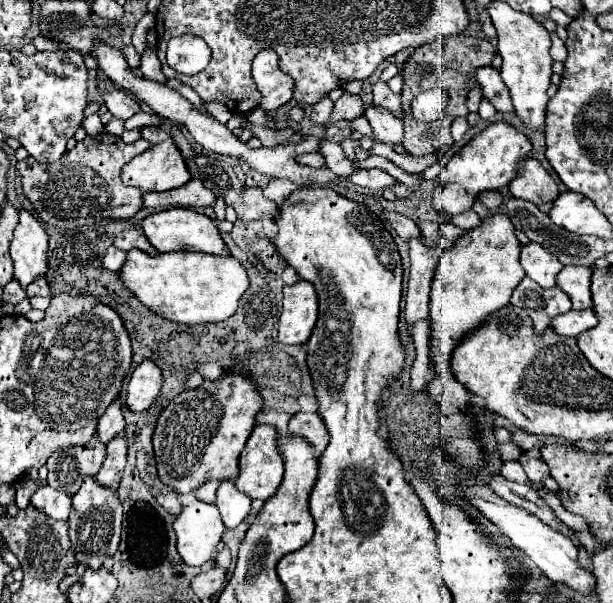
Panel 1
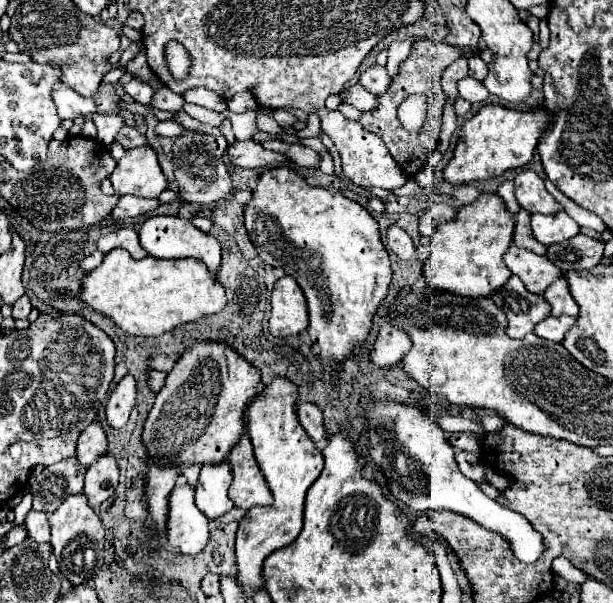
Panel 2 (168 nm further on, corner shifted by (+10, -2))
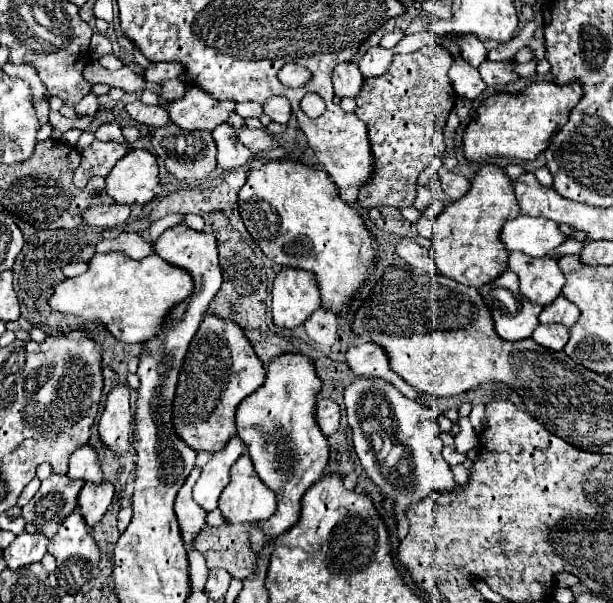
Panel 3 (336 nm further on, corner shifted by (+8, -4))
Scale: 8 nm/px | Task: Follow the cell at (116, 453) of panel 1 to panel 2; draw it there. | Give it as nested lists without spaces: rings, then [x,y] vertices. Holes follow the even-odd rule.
[[[104,453],[86,471],[84,495],[88,497],[88,503],[92,507],[98,507],[102,501],[106,501],[114,493],[116,487],[118,487],[116,459],[112,455]]]

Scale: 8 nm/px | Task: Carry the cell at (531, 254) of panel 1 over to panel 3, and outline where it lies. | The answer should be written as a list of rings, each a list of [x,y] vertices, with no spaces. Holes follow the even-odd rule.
[[[524,253],[508,255],[508,269],[514,271],[520,279],[520,293],[546,307],[562,293],[564,273],[558,267],[554,257],[528,257]]]

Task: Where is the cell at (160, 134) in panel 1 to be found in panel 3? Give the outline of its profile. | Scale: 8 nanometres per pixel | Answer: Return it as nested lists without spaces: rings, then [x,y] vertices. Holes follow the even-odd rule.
[[[104,123],[96,129],[94,137],[98,141],[120,141],[120,143],[126,143],[126,139],[122,137],[122,129],[118,123]]]

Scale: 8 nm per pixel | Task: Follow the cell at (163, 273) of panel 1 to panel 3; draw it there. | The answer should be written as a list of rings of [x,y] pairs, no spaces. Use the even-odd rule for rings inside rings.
[[[96,253],[88,261],[88,271],[80,277],[64,279],[48,305],[64,315],[76,315],[86,321],[102,323],[118,341],[144,343],[160,333],[168,311],[184,301],[194,289],[192,277],[178,267],[168,265],[156,253],[136,261],[120,253]]]

